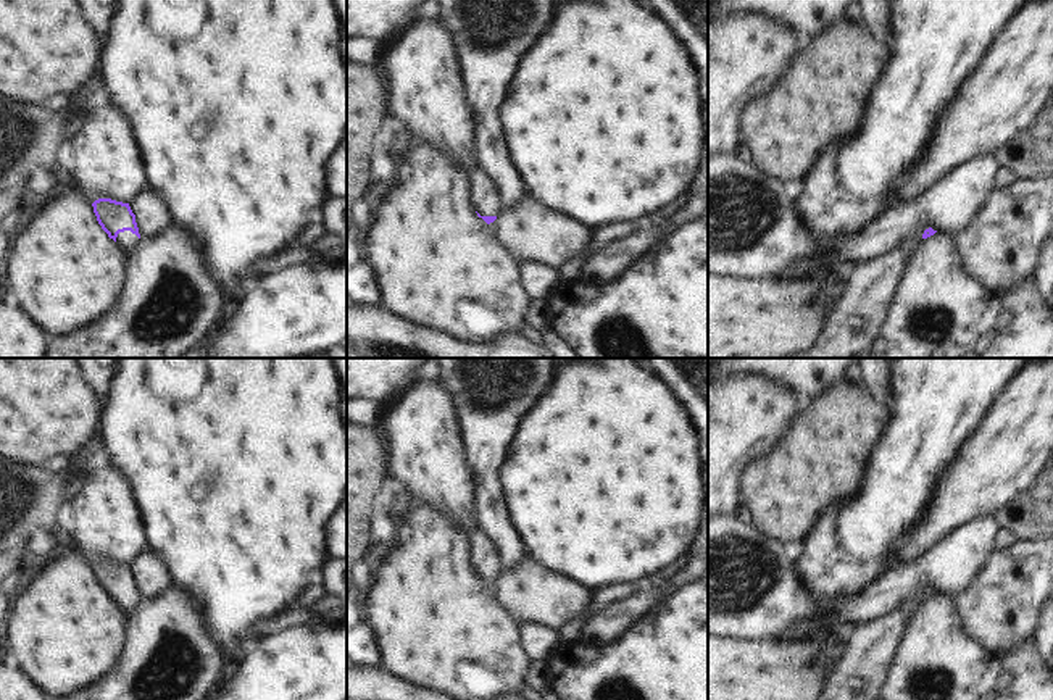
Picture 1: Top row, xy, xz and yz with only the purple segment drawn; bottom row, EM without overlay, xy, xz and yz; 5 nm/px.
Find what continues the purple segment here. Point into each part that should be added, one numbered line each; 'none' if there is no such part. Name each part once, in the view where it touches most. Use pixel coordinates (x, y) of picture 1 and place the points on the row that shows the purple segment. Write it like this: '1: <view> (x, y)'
1: xy (126, 241)

